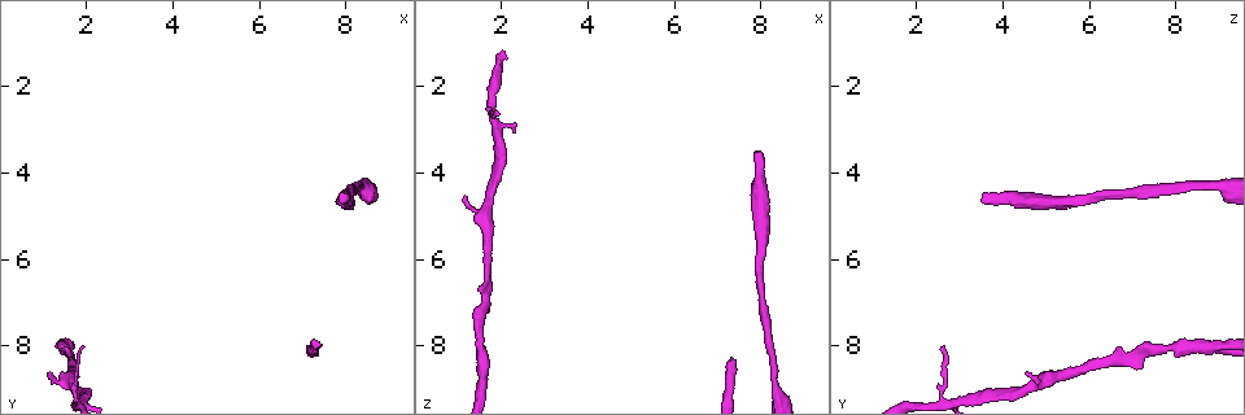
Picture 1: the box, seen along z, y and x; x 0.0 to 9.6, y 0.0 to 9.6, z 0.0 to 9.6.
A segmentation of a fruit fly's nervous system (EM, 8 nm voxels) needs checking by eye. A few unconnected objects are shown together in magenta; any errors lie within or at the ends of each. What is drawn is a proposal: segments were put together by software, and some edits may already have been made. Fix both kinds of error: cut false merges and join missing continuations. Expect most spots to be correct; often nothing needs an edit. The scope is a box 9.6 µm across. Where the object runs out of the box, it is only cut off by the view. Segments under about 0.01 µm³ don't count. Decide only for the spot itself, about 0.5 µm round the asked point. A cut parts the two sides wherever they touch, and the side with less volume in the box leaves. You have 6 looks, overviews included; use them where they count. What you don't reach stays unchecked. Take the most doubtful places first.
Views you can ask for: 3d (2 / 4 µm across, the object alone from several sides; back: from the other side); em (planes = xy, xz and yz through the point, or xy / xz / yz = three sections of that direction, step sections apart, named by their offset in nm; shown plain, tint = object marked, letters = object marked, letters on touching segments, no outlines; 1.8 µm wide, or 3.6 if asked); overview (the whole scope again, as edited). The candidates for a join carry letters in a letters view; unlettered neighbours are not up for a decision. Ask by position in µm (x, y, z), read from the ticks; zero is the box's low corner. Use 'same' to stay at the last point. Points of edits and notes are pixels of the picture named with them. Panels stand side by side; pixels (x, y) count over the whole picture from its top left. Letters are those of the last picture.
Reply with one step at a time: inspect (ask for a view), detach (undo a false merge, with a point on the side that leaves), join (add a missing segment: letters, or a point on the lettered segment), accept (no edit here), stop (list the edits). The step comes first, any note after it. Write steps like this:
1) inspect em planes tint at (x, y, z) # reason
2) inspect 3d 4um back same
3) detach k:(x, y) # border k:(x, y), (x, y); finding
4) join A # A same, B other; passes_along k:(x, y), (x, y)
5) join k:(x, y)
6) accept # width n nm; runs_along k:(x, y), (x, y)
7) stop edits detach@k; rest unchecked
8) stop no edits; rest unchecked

inspect 3d 2um back at (7.85, 4.70, 3.50) # end of a long branch

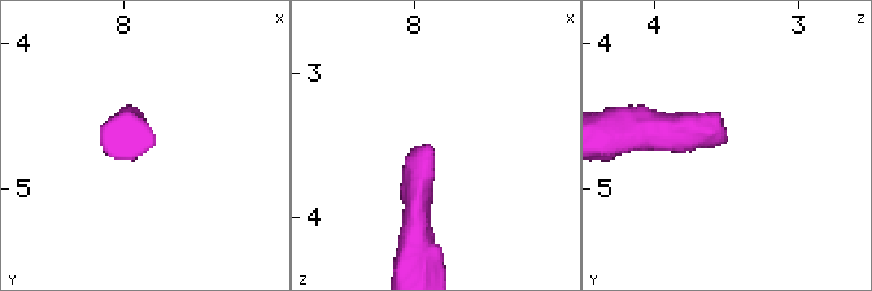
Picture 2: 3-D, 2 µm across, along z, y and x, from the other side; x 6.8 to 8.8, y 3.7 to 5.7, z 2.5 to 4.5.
inspect em planes plain at (7.88, 4.70, 3.52)

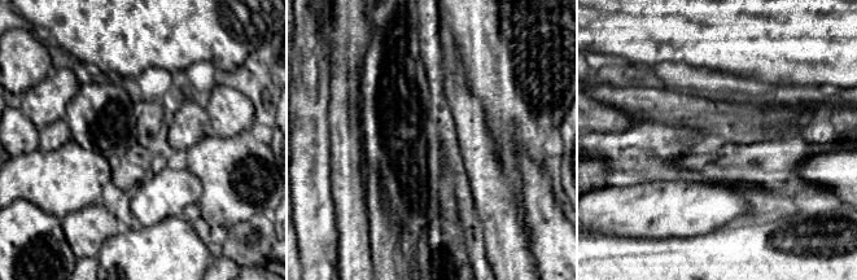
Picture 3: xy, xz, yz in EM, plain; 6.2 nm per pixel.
inspect em planes letters same # see the neighbours

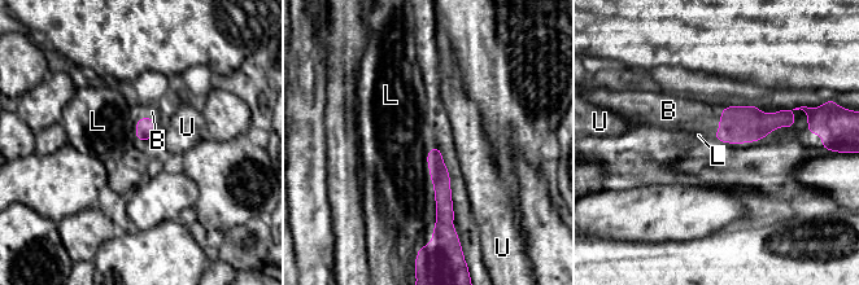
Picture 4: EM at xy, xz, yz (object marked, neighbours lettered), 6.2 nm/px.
join B # B same, L other, U other; passes_along 4:(145, 128), (147, 118), (152, 112); it goes on there

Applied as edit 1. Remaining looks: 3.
inspect overview

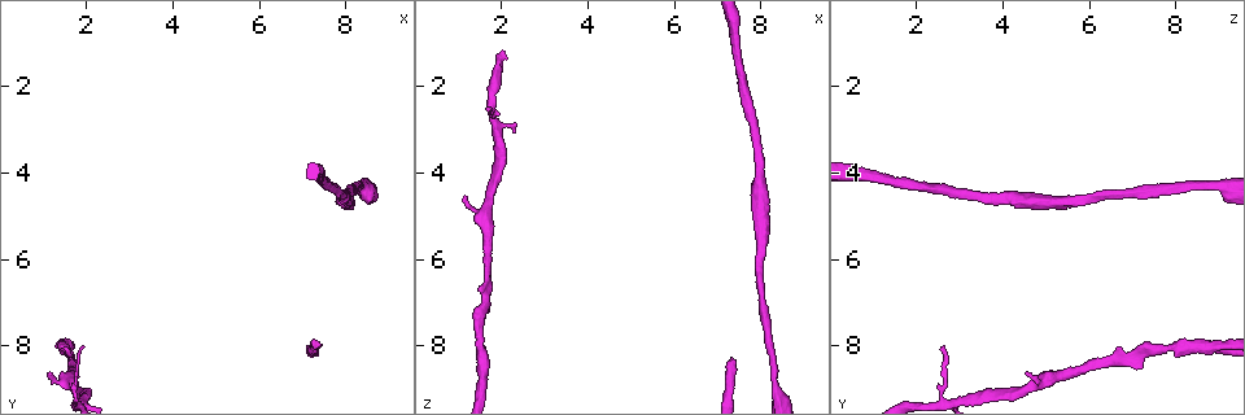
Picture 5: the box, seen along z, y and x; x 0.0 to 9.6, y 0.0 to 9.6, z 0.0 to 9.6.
inspect em xz step 16 tint at (8.05, 4.65, 5.55) # calibre changes

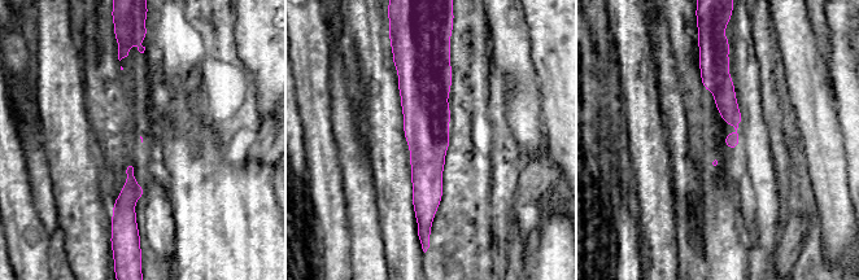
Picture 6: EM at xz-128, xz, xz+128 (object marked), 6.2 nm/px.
inspect em planes letters same

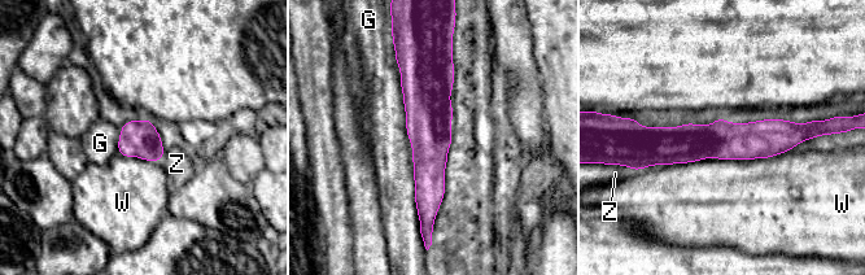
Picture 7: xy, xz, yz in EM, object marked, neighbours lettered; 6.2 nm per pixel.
accept # G other, W other, Z other; border 7:(785, 152), (639, 170); all the same neuron

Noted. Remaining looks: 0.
stop edits join@4; rest unchecked

